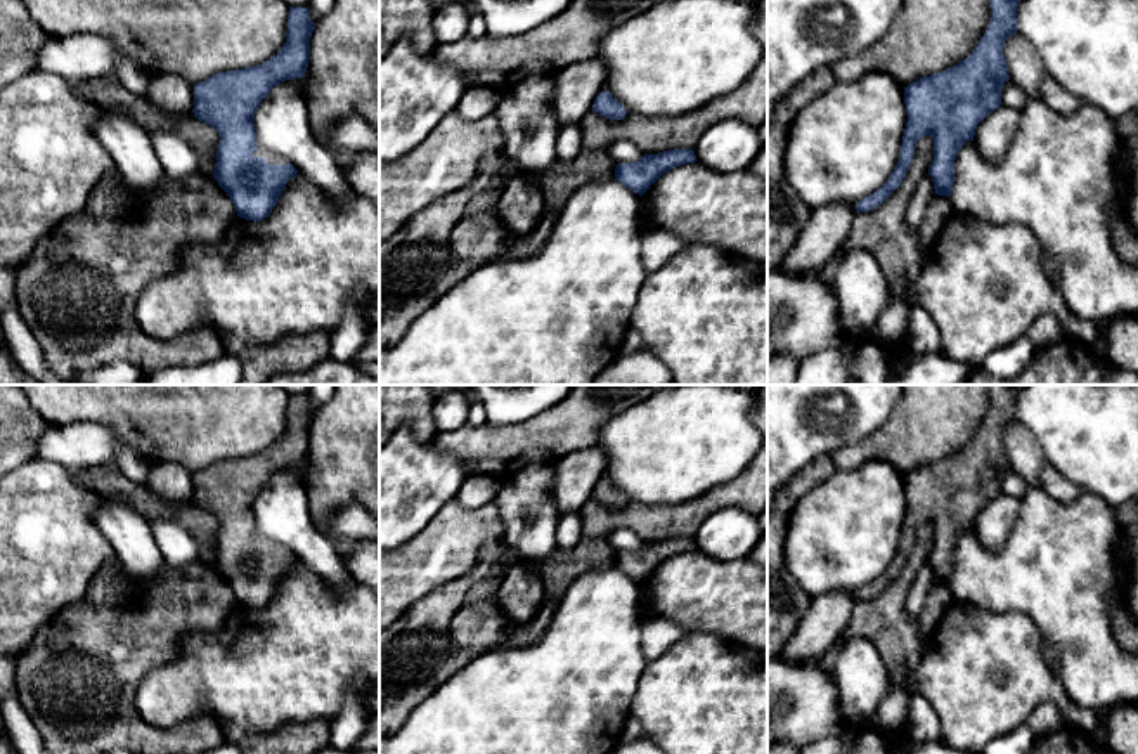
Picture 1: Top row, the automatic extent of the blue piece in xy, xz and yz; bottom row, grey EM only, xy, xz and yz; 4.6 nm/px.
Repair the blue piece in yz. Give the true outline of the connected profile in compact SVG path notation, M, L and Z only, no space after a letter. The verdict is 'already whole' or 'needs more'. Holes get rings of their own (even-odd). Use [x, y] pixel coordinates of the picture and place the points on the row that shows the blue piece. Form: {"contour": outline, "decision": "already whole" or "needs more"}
{"contour": "M989 0L989 3L989 26L967 59L904 87L908 121L899 161L889 180L857 203L857 211L873 210L901 185L911 166L916 142L923 135L934 139L928 175L935 194L951 196L958 151L973 140L977 125L1003 104L1001 88L1010 80L1003 45L1017 33L1020 0Z", "decision": "already whole"}

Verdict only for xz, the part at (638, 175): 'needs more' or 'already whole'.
already whole

